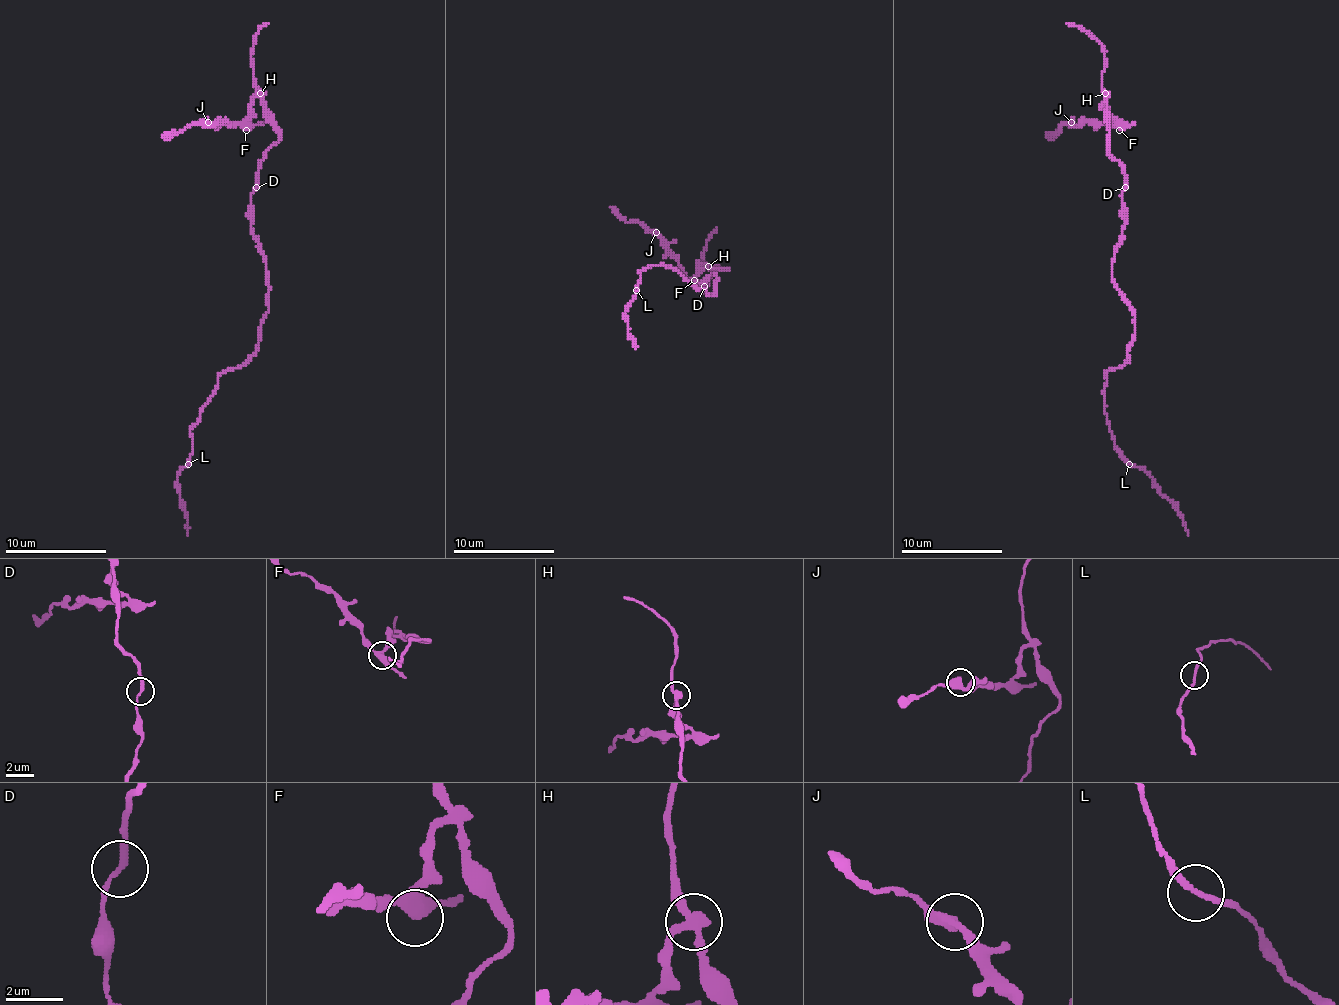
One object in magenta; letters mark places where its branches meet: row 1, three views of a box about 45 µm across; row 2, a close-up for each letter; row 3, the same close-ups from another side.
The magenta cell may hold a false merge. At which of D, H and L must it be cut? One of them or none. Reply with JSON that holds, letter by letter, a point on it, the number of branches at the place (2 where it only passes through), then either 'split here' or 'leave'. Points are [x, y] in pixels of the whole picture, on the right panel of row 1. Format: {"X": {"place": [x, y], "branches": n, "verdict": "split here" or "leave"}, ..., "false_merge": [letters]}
{"D": {"place": [1125, 187], "branches": 2, "verdict": "leave"}, "H": {"place": [1105, 93], "branches": 3, "verdict": "split here"}, "L": {"place": [1129, 464], "branches": 2, "verdict": "leave"}, "false_merge": ["H"]}

